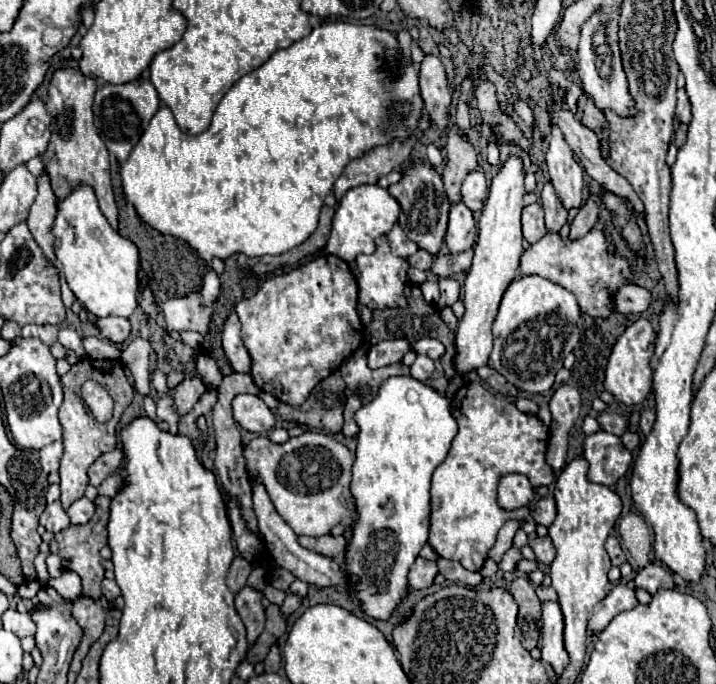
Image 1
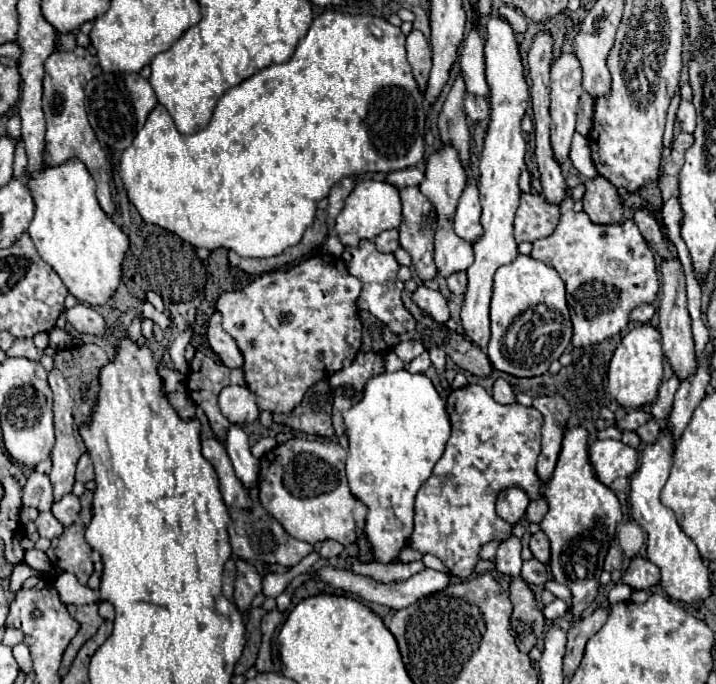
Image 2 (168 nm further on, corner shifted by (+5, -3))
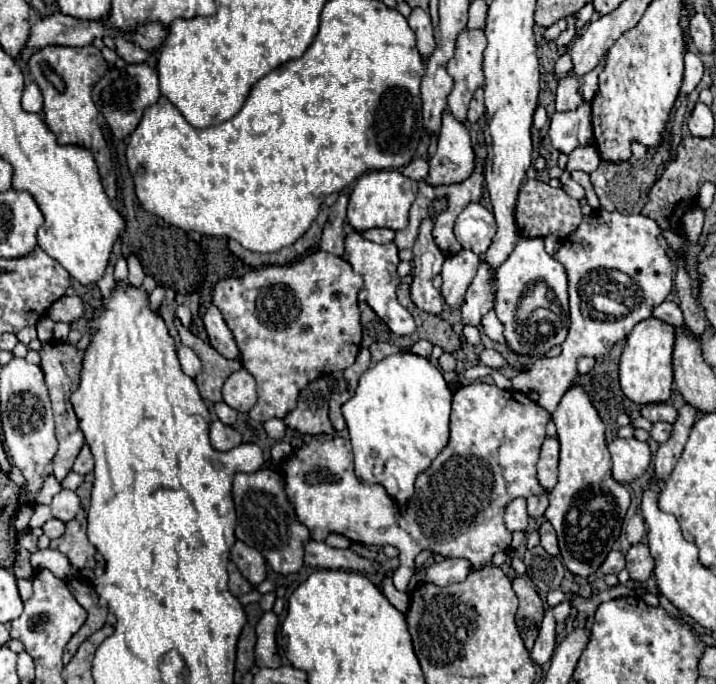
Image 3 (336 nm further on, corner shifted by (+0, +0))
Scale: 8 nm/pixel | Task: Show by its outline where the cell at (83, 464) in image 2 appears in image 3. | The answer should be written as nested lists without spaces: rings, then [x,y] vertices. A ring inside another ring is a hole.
[[[86,444],[82,446],[82,450],[80,450],[80,454],[78,454],[76,462],[74,462],[74,470],[78,474],[82,474],[82,476],[86,476],[86,474],[90,474],[94,470],[94,458],[92,458],[92,452],[90,452],[90,448]]]

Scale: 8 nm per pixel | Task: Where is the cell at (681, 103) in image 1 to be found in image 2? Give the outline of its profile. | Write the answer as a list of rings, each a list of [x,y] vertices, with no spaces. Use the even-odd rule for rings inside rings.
[[[681,101],[679,109],[677,109],[677,119],[681,123],[681,129],[687,131],[687,133],[693,133],[695,131],[695,125],[697,125],[697,115],[695,115],[695,107],[691,101]]]

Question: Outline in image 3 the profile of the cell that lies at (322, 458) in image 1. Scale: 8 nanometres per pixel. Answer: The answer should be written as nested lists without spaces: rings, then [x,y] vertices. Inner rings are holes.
[[[484,382],[462,384],[452,398],[448,446],[436,456],[432,466],[418,476],[416,494],[406,510],[398,510],[380,484],[370,486],[356,480],[352,452],[340,450],[340,442],[348,442],[346,438],[312,440],[294,448],[294,452],[282,460],[278,472],[284,480],[288,502],[294,506],[298,520],[310,530],[312,540],[324,542],[328,534],[336,532],[364,546],[396,546],[400,550],[400,566],[392,580],[396,590],[404,592],[412,576],[414,558],[422,550],[444,558],[466,558],[472,568],[478,570],[490,564],[496,552],[510,548],[512,534],[502,518],[506,504],[518,496],[528,498],[546,492],[536,478],[536,462],[546,438],[548,420],[550,414],[522,392],[500,390]],[[452,510],[458,514],[458,522],[448,526],[446,520]]]

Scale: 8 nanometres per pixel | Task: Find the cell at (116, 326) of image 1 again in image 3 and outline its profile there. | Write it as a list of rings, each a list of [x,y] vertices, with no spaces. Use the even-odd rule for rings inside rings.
[[[62,296],[62,300],[56,300],[56,302],[50,306],[48,316],[50,316],[54,322],[72,324],[72,322],[80,320],[80,318],[84,316],[84,312],[86,312],[84,302],[82,302],[78,296]]]

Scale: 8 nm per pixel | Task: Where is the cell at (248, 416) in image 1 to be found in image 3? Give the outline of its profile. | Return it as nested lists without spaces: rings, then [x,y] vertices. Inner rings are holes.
[[[242,368],[240,372],[234,372],[222,388],[224,402],[238,410],[238,412],[250,412],[250,408],[256,404],[256,382],[254,378]]]

